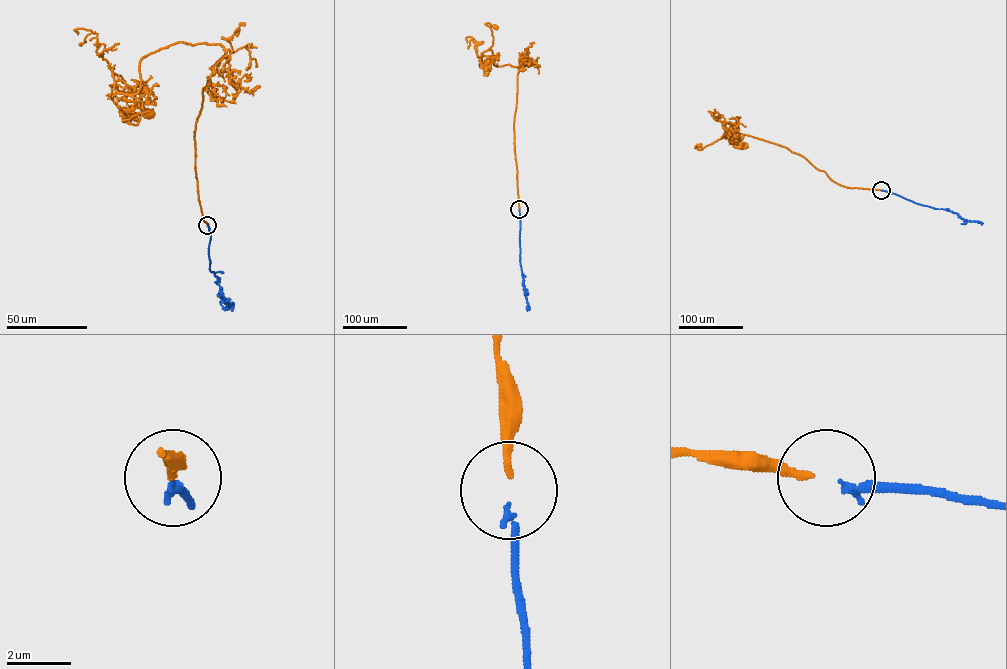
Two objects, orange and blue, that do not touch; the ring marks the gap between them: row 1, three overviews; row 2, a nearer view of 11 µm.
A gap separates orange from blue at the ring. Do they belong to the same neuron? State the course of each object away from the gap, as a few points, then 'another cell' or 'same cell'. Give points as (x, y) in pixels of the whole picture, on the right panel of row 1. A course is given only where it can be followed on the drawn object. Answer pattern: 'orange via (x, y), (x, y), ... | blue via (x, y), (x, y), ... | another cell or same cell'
orange via (881, 190), (841, 185), (786, 148), (740, 134), (735, 126), (740, 117), (721, 138), (700, 145) | blue via (881, 190), (957, 213), (968, 221), (982, 223) | same cell

